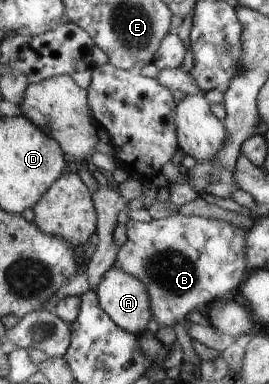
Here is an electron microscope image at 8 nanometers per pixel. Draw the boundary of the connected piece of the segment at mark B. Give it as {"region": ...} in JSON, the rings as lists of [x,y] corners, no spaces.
{"region":[[[174,215],[167,219],[151,222],[127,223],[127,239],[118,248],[114,266],[120,266],[126,273],[139,277],[146,285],[153,303],[156,327],[175,327],[178,321],[186,321],[192,309],[205,313],[209,305],[220,298],[226,298],[230,291],[244,279],[246,273],[246,241],[250,229],[238,227],[226,220],[216,220],[200,216]]]}

